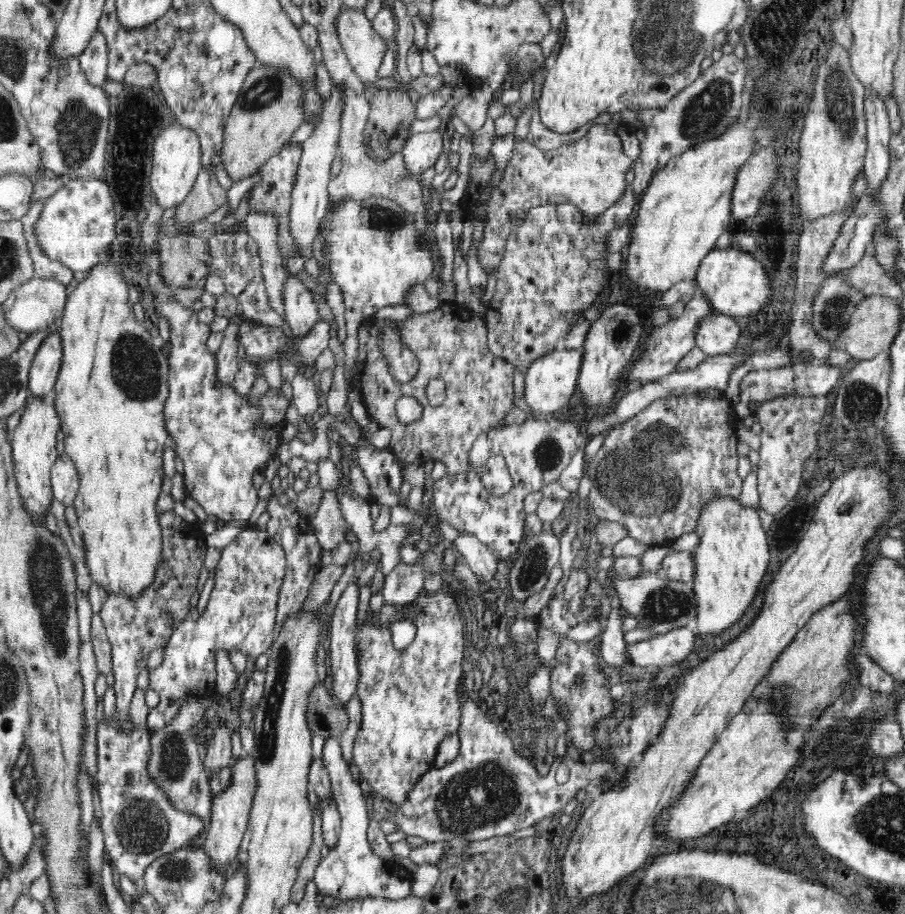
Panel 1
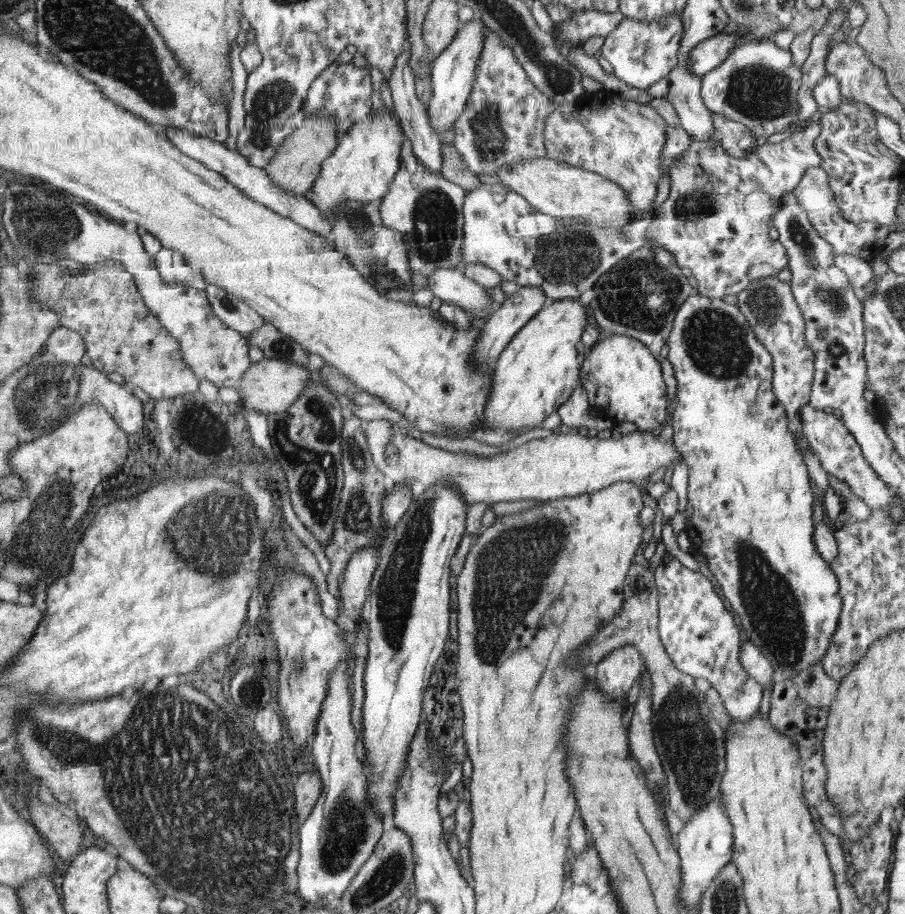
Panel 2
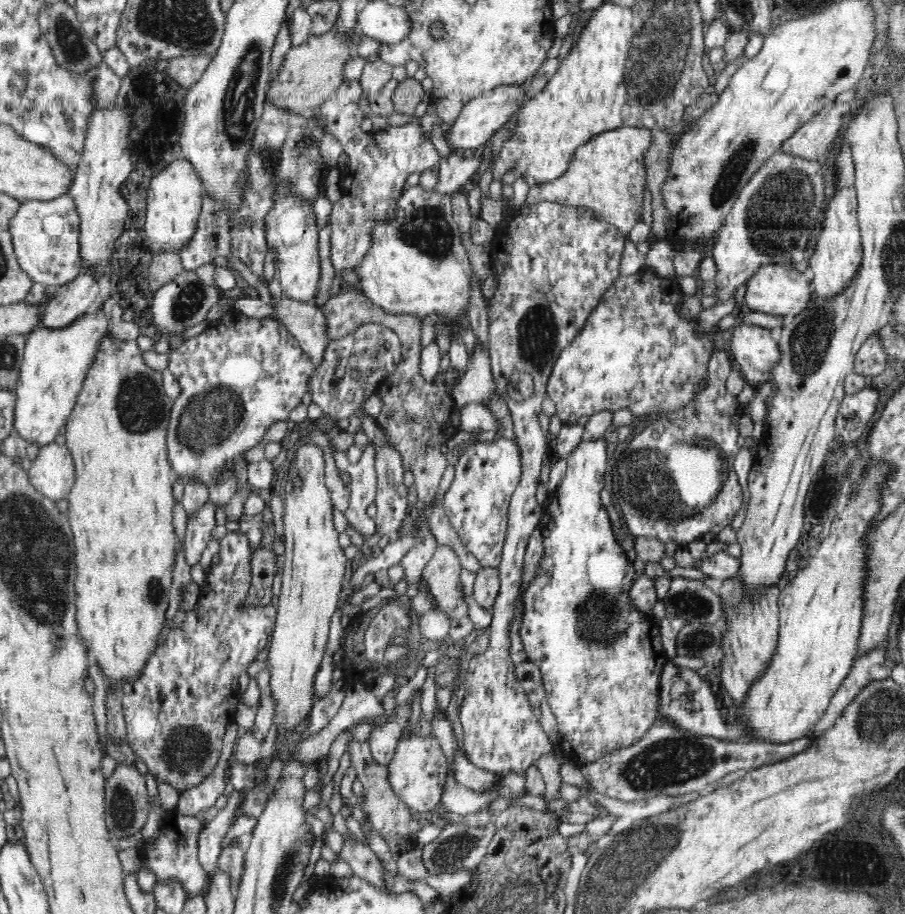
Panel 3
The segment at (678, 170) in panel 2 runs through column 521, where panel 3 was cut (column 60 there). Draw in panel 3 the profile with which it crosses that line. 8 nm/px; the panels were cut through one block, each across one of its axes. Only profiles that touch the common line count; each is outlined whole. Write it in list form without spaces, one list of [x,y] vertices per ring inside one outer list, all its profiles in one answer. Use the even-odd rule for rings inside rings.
[[[64,193],[49,201],[21,203],[10,219],[9,231],[18,264],[35,283],[60,287],[73,281],[80,270],[79,216],[74,199]]]

